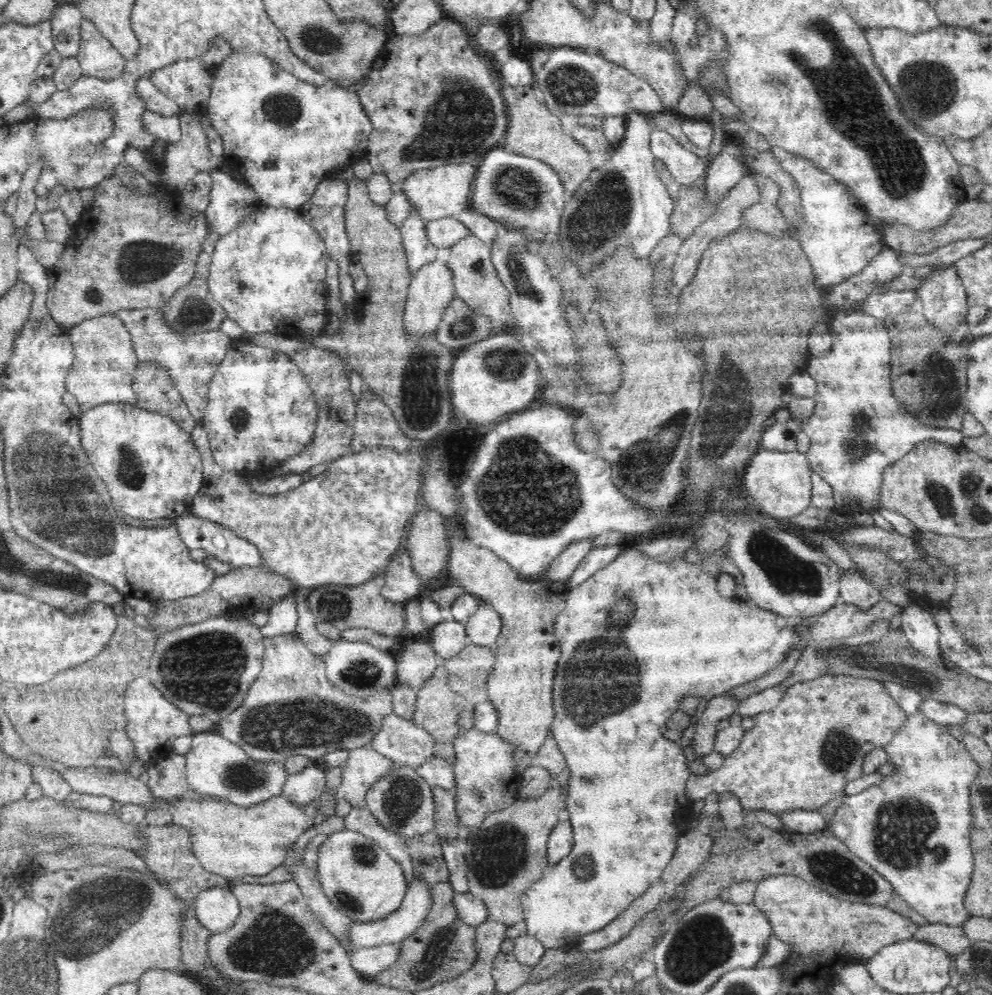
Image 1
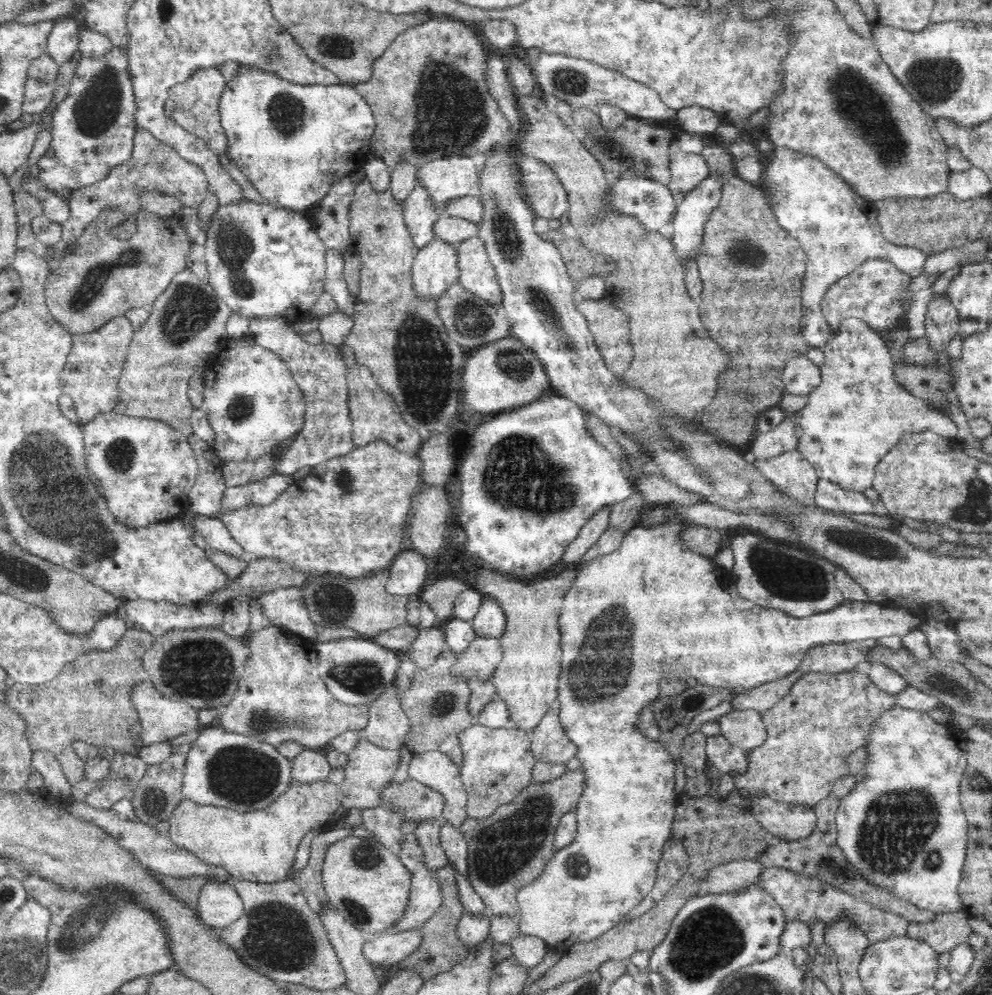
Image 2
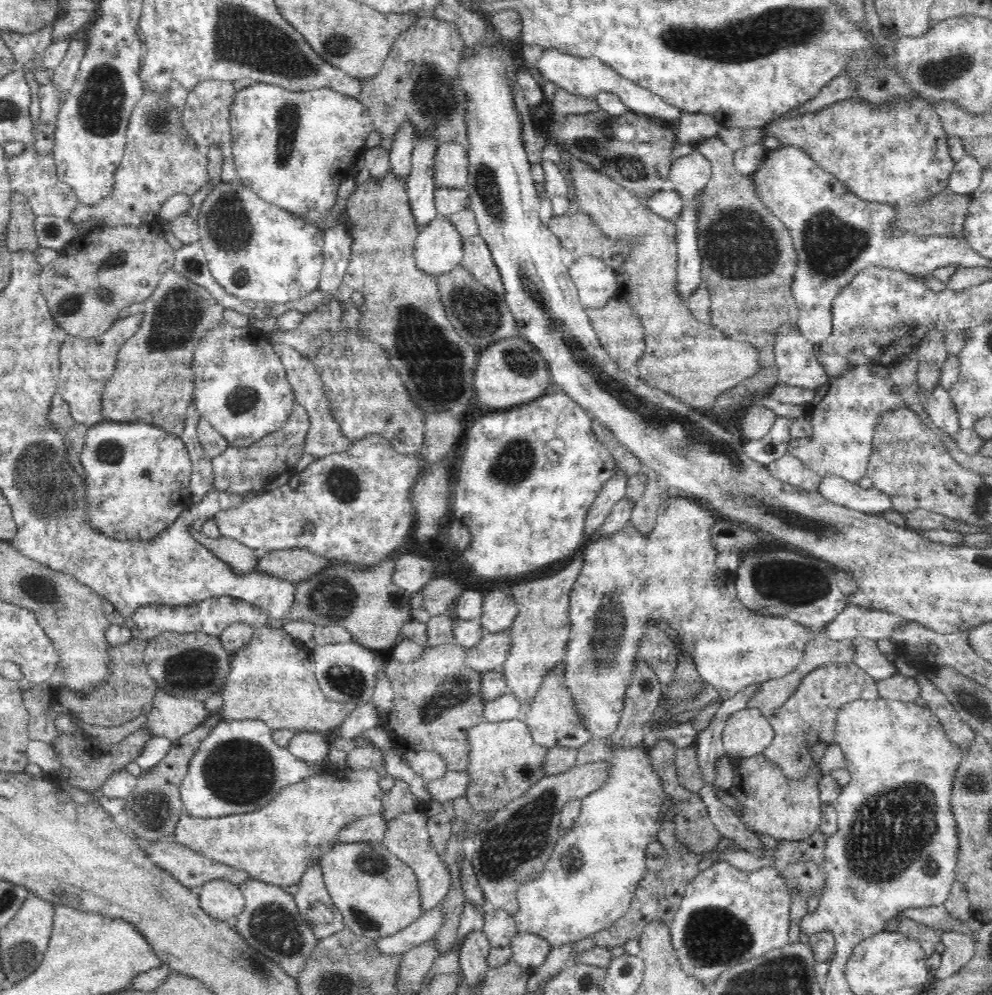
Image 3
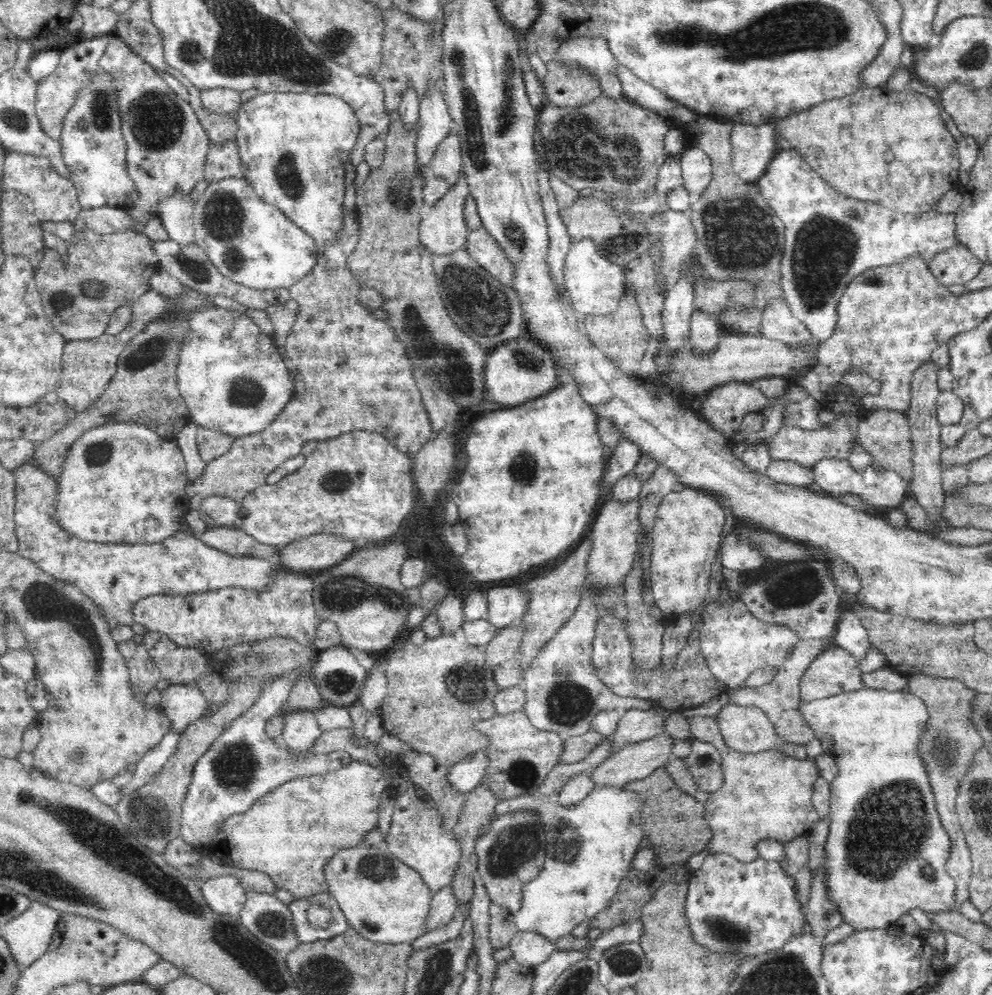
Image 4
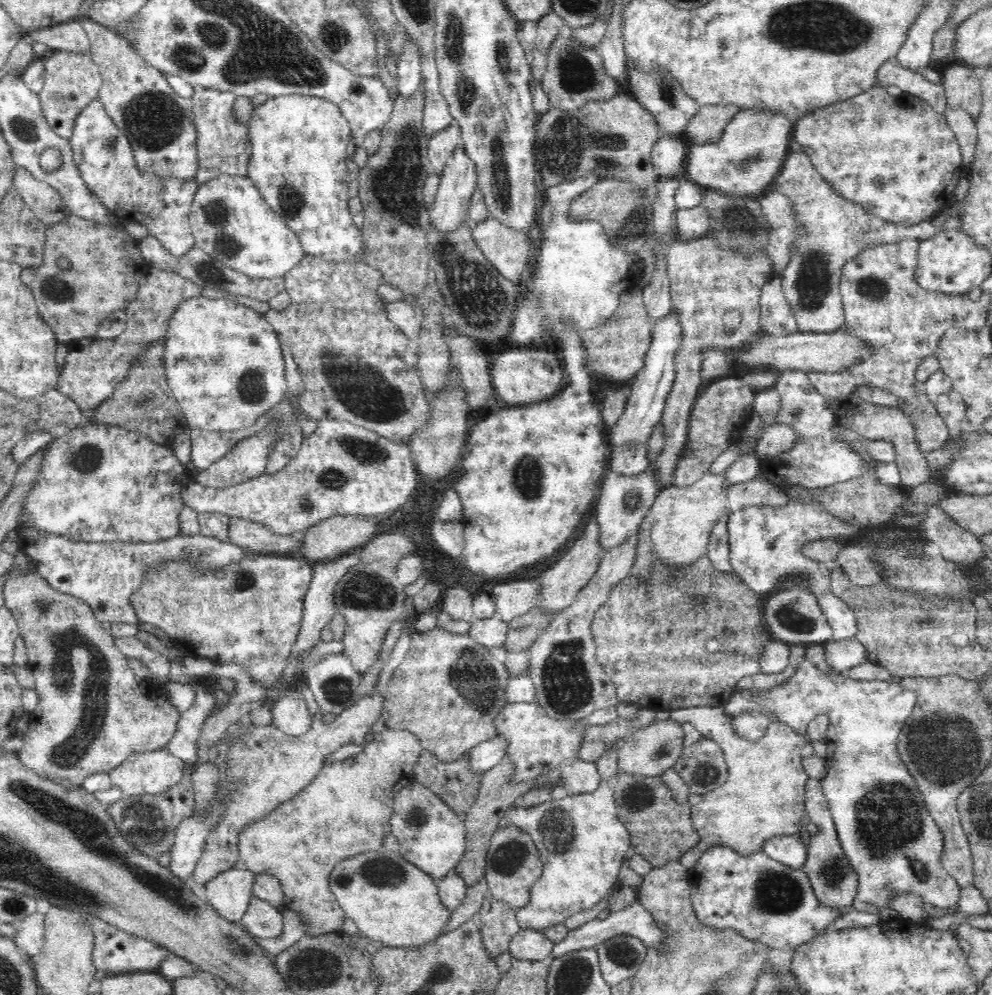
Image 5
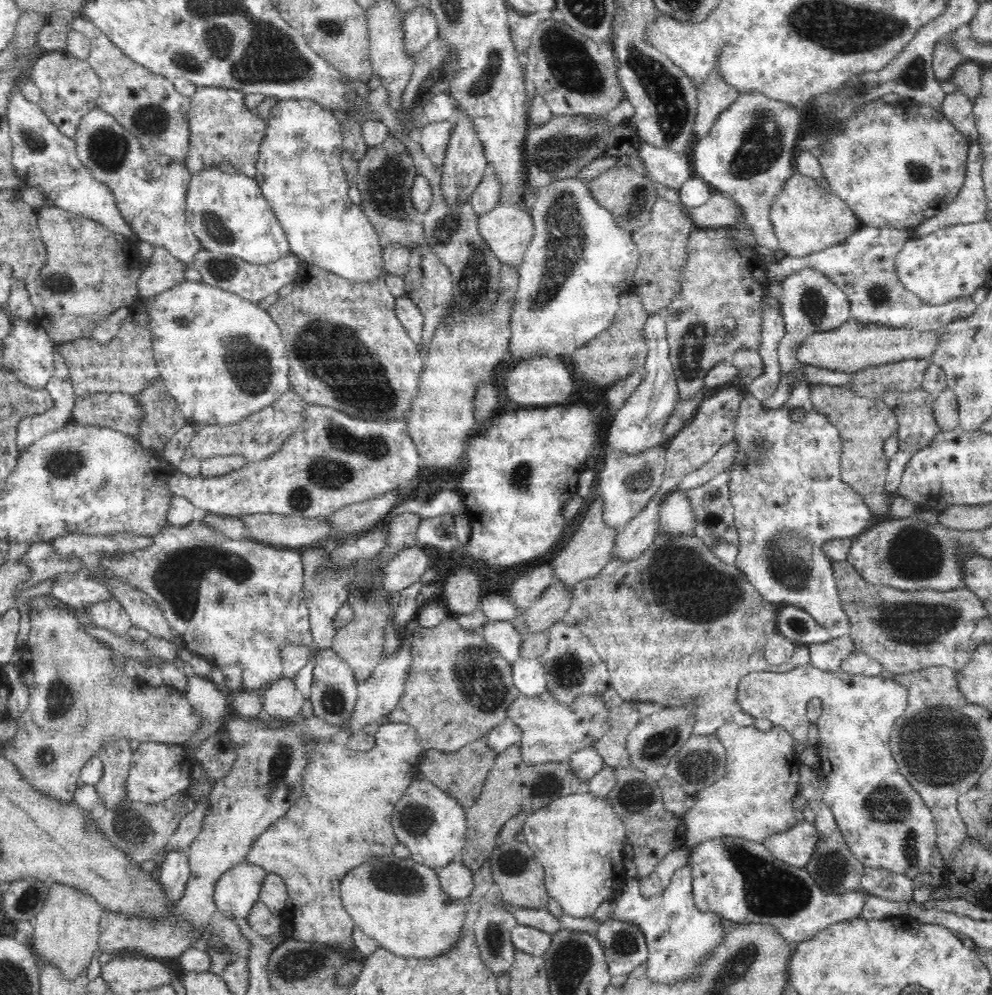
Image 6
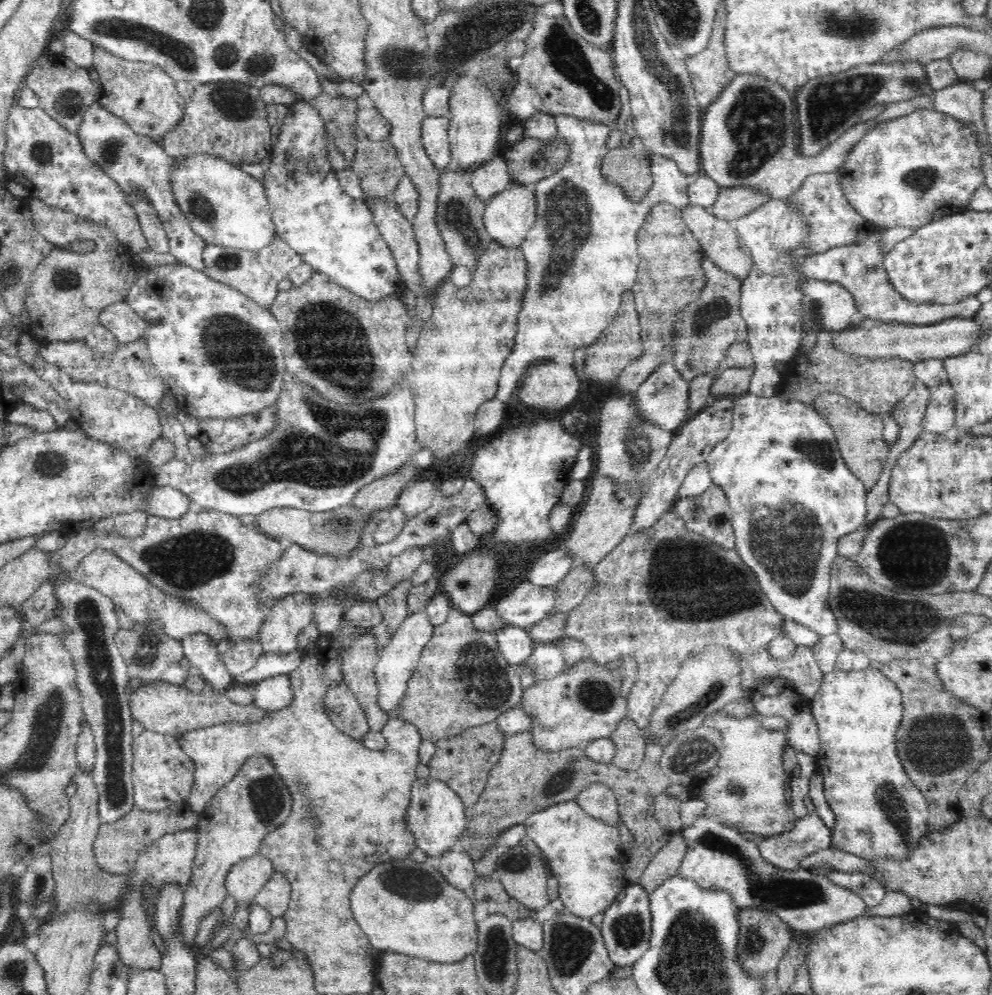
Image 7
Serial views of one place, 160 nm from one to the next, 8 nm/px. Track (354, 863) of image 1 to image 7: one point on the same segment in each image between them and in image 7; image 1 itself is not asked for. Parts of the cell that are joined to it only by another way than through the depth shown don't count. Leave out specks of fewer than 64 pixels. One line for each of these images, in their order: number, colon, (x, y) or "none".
2: (367, 884)
3: (377, 894)
4: (386, 901)
5: (390, 900)
6: (399, 903)
7: (405, 907)

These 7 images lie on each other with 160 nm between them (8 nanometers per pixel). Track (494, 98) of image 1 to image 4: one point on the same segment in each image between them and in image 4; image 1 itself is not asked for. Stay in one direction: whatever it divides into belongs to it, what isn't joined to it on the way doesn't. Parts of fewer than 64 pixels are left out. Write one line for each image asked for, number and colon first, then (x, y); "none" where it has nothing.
2: (428, 92)
3: (418, 83)
4: (412, 49)

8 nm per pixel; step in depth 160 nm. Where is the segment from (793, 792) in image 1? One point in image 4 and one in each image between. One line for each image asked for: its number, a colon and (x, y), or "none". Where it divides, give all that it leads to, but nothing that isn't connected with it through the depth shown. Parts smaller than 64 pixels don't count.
2: (825, 717)
3: (805, 725)
4: (835, 670)

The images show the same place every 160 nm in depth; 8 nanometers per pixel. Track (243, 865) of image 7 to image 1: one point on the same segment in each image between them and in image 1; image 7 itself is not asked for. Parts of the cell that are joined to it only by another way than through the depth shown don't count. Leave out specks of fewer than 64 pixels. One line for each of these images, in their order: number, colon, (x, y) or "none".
1: (217, 909)
2: (219, 905)
3: (222, 900)
4: (225, 895)
5: (229, 893)
6: (237, 890)

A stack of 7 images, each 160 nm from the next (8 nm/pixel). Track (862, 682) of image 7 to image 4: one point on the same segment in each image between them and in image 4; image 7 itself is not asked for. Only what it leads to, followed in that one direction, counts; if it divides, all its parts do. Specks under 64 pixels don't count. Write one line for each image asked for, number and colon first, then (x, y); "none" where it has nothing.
4: (886, 855)
5: (885, 830)
6: (885, 823)

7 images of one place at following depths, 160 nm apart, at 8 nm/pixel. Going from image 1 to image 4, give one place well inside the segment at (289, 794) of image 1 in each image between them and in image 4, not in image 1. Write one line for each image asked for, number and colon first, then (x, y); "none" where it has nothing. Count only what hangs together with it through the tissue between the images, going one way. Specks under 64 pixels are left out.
2: (310, 766)
3: (311, 747)
4: (301, 731)

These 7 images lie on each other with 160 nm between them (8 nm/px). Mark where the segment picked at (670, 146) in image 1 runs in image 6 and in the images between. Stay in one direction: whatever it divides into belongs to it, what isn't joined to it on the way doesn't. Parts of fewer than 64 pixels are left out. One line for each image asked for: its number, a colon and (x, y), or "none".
2: (688, 170)
3: (690, 174)
4: (696, 169)
5: (744, 162)
6: (749, 153)

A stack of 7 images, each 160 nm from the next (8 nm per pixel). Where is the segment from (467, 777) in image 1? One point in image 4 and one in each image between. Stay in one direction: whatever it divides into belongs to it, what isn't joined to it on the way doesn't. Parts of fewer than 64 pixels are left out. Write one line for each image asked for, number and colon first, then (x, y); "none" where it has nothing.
2: (497, 765)
3: (504, 762)
4: (520, 756)

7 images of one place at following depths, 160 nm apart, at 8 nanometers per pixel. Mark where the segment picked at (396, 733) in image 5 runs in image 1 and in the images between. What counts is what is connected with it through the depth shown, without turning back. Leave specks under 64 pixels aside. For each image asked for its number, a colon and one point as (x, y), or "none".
1: (230, 841)
2: (259, 846)
3: (274, 845)
4: (290, 834)

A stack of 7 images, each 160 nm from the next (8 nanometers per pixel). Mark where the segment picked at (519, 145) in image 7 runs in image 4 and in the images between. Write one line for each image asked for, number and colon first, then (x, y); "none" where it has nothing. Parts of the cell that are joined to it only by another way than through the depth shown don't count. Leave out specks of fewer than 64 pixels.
4: (615, 146)
5: (612, 139)
6: (560, 148)

